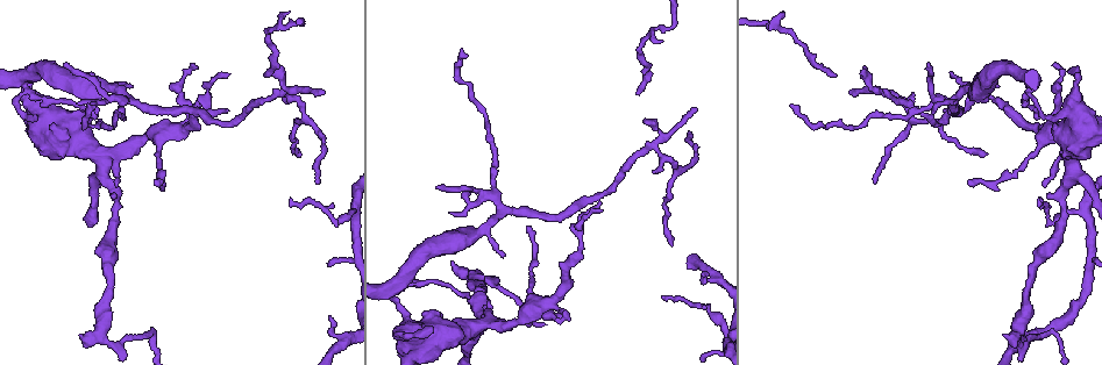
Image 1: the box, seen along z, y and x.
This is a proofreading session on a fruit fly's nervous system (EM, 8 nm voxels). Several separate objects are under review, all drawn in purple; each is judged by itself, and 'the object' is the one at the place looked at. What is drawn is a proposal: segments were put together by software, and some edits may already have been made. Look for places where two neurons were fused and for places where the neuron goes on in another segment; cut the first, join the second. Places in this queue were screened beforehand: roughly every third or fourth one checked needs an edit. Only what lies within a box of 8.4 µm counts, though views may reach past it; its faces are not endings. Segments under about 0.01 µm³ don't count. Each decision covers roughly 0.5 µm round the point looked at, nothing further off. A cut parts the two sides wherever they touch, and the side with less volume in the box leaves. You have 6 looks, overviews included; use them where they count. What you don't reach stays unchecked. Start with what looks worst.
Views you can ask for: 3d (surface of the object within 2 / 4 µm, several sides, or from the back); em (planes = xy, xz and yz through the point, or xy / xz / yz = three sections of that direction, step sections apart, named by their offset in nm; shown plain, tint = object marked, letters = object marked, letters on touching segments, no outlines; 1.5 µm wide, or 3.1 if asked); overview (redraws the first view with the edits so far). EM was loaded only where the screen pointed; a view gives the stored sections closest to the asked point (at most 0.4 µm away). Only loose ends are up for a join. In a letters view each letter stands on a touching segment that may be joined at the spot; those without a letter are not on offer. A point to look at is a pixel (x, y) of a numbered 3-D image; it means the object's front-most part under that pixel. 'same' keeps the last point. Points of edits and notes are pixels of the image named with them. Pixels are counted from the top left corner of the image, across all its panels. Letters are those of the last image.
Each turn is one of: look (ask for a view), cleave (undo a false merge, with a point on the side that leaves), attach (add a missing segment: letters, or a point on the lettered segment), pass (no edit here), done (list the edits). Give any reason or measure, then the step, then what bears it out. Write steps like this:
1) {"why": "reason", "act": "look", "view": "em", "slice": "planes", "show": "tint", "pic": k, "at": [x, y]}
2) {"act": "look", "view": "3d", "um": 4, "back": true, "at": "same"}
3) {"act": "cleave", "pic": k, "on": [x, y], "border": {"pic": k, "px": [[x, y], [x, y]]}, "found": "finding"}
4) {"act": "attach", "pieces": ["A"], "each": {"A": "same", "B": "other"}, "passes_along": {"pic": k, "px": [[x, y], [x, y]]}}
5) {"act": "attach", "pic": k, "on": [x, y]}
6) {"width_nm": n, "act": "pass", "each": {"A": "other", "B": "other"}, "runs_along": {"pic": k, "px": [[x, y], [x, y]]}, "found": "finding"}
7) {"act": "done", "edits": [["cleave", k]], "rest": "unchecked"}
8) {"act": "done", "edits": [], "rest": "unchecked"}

{"why": "sudden change in width", "act": "look", "view": "3d", "um": 4, "pic": 1, "at": [1045, 118]}

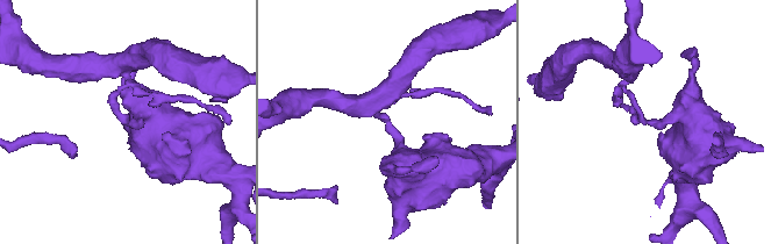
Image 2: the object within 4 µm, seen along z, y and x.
{"act": "look", "view": "em", "slice": "planes", "show": "tint", "pic": 2, "at": [386, 123]}

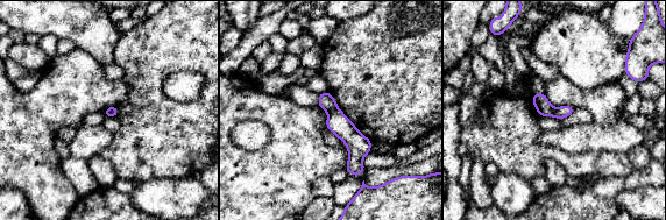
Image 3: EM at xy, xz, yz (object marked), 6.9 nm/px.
{"act": "look", "view": "em", "slice": "planes", "show": "letters", "at": "same"}

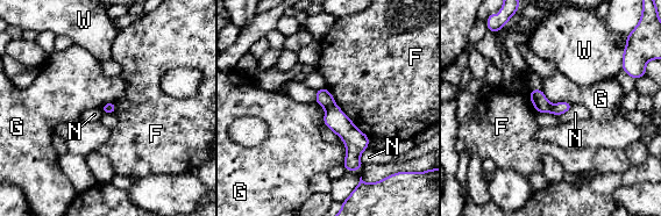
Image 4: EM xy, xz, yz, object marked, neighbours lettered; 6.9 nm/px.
{"width_nm": 60, "act": "cleave", "pic": 4, "on": [324, 98], "each": {"F": "other", "G": "other", "N": "other", "W": "other"}, "border": {"pic": 4, "px": [[334, 102], [326, 108]]}, "found": "a second neuron is stuck on"}

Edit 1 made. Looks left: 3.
{"why": "see it whole again", "act": "look", "view": "overview"}

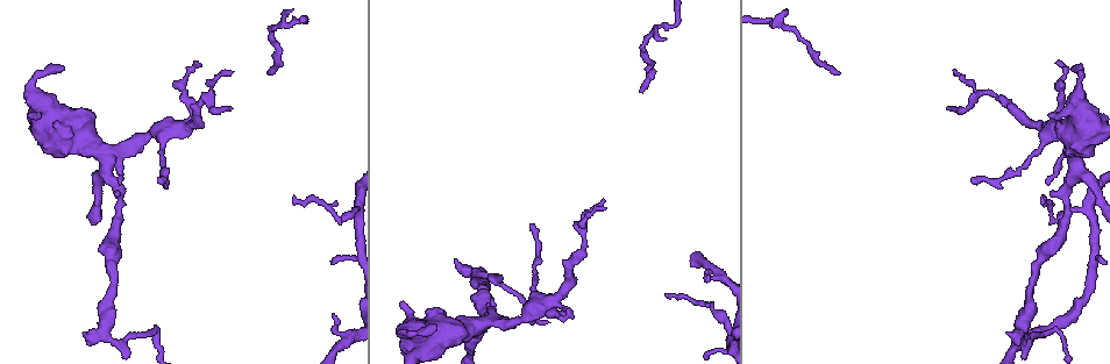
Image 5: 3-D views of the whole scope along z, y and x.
{"act": "look", "view": "3d", "um": 2, "pic": 5, "at": [195, 61]}

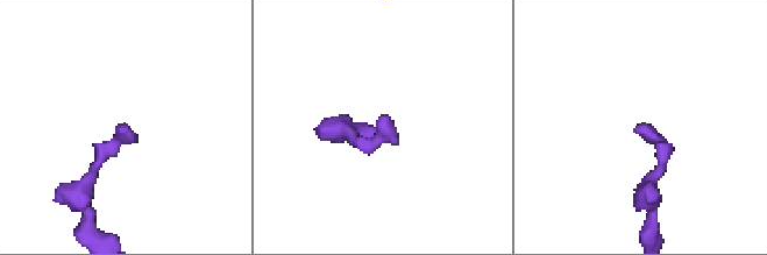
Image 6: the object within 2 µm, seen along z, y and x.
{"act": "look", "view": "em", "slice": "planes", "show": "letters", "pic": 6, "at": [118, 124]}

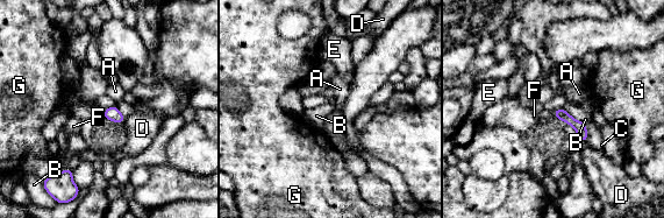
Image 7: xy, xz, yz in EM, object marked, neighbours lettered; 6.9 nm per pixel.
{"width_nm": 70, "act": "pass", "each": {"A": "other", "B": "other", "C": "other", "D": "other", "E": "other", "F": "other", "G": "other"}, "border": {"pic": 7, "px": [[563, 107], [572, 117], [585, 124]]}, "found": "none of them fits"}

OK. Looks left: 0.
{"act": "done", "edits": [["cleave", 4]], "rest": "unchecked"}

